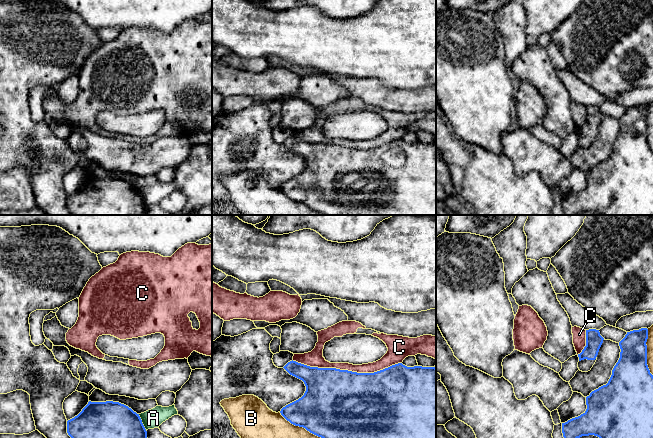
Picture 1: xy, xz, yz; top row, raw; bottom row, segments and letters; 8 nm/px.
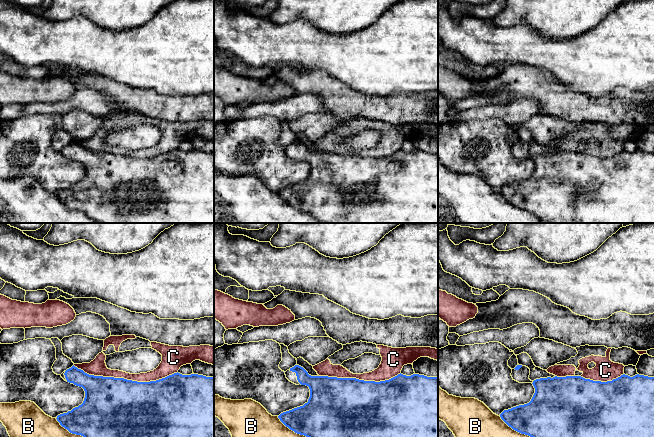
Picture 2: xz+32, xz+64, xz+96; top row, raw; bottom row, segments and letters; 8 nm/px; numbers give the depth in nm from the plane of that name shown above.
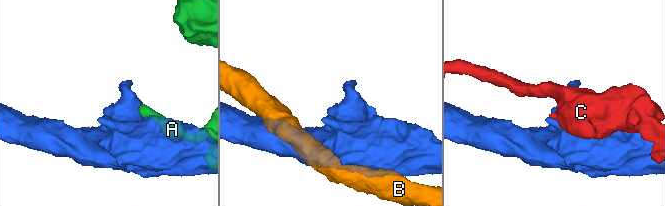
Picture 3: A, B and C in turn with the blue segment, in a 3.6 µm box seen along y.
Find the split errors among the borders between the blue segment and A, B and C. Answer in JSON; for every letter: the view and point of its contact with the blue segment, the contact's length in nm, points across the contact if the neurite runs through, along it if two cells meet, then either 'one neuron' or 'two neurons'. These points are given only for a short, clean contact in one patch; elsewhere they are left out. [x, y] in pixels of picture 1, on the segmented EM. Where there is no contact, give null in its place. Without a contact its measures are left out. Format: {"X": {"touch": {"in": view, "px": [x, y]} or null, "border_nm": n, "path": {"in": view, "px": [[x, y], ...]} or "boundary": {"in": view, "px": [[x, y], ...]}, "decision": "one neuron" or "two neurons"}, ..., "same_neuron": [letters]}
{"A": {"touch": {"in": "xy", "px": [141, 422]}, "border_nm": 140, "decision": "two neurons"}, "B": {"touch": {"in": "yz", "px": [646, 352]}, "border_nm": 380, "decision": "two neurons"}, "C": {"touch": {"in": "xz", "px": [347, 370]}, "border_nm": 900, "decision": "two neurons"}, "same_neuron": []}

